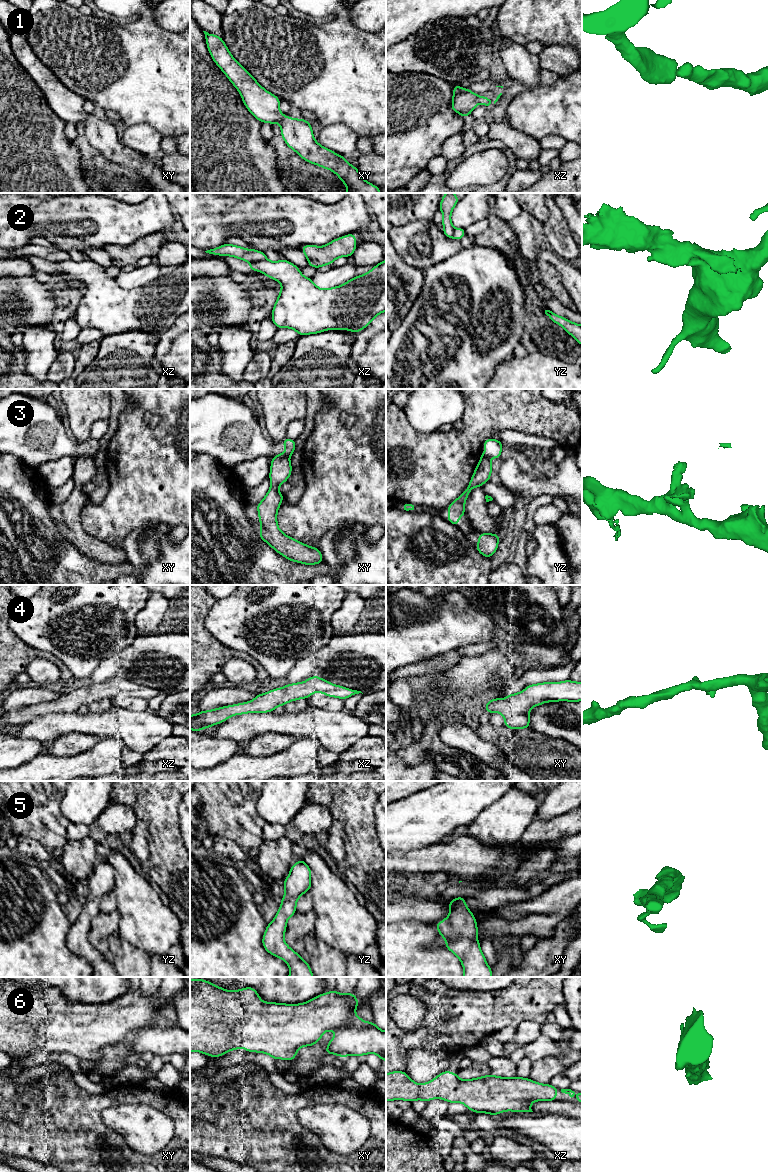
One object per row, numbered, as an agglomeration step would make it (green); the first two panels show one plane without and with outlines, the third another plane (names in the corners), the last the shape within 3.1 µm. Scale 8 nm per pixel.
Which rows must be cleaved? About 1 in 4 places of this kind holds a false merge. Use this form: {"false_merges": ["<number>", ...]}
{"false_merges": ["2", "3"]}

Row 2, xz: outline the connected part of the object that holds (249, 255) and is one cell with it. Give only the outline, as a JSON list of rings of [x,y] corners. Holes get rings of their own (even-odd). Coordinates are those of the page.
[[[223,244],[220,247],[205,251],[206,253],[219,256],[232,256],[246,262],[258,262],[267,259],[264,252],[255,249],[246,249],[237,245]]]

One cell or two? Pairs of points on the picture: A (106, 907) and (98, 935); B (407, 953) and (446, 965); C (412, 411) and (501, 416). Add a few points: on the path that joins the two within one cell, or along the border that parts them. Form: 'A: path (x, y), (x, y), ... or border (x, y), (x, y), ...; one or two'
A: border (116, 909), (110, 912), (101, 912); two
B: path (417, 963), (419, 965), (436, 965); one
C: border (464, 399), (465, 411), (460, 418); two

